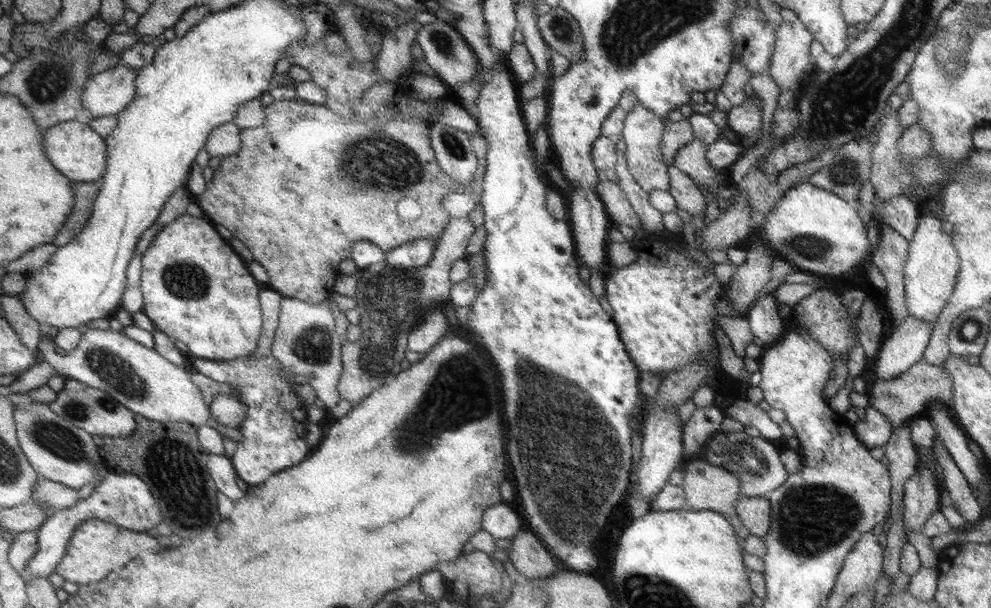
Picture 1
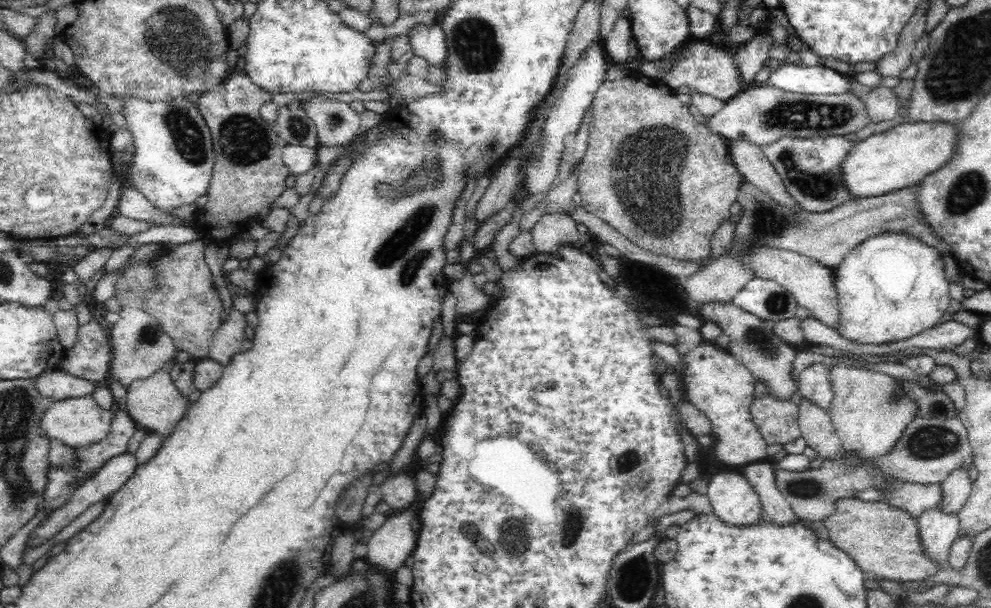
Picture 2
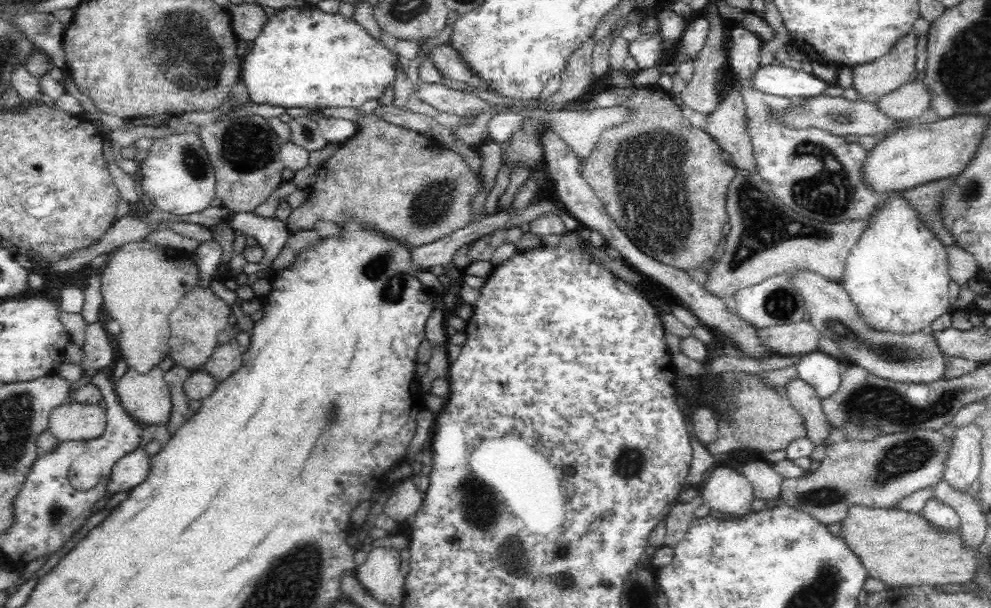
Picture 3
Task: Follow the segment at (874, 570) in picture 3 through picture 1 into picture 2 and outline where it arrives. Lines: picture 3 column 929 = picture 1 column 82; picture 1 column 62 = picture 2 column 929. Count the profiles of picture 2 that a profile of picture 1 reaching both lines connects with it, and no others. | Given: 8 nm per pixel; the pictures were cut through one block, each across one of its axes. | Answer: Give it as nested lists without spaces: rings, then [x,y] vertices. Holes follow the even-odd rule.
[[[841,497],[818,524],[828,530],[828,541],[846,553],[865,574],[879,579],[910,582],[922,580],[938,570],[924,558],[918,545],[916,519],[884,502],[866,502],[857,497]]]

